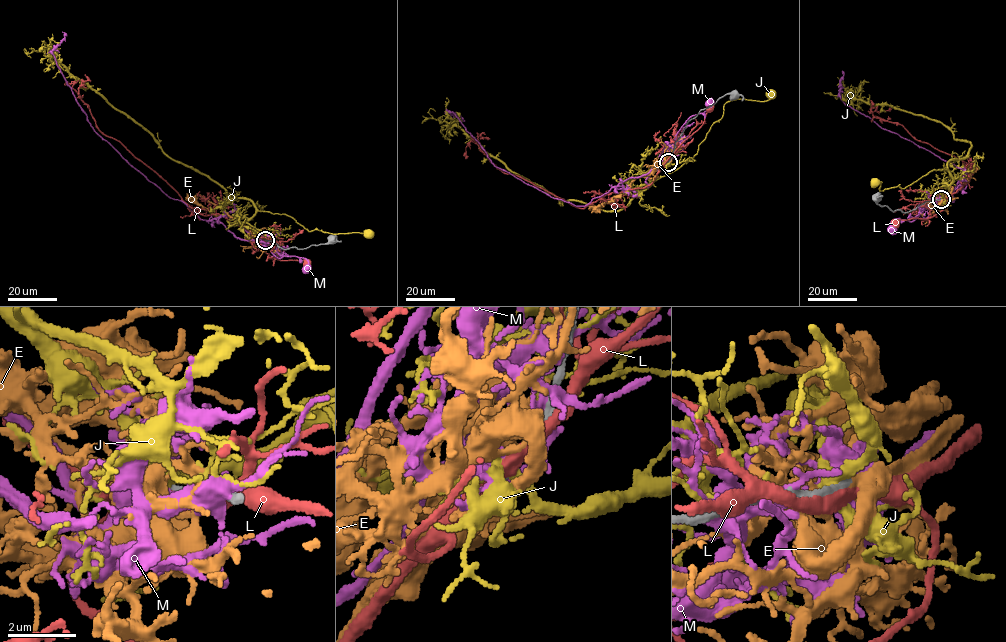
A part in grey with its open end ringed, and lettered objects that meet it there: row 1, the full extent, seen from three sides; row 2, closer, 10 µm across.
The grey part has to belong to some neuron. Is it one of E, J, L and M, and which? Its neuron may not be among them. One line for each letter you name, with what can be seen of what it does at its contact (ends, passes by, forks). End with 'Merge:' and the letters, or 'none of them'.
E: it passes by
Merge: E

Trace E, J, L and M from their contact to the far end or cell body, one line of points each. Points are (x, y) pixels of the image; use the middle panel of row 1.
E: (668, 162), (655, 178), (635, 178), (627, 191), (598, 208), (622, 194)
J: (669, 161), (655, 163), (645, 175), (655, 180), (691, 159), (721, 118), (727, 102), (766, 101), (771, 92)
L: (669, 161), (649, 185), (610, 193), (582, 209), (503, 172), (471, 137), (466, 158)
M: (668, 161), (663, 159), (667, 144), (692, 115), (706, 110), (711, 104), (708, 102)

